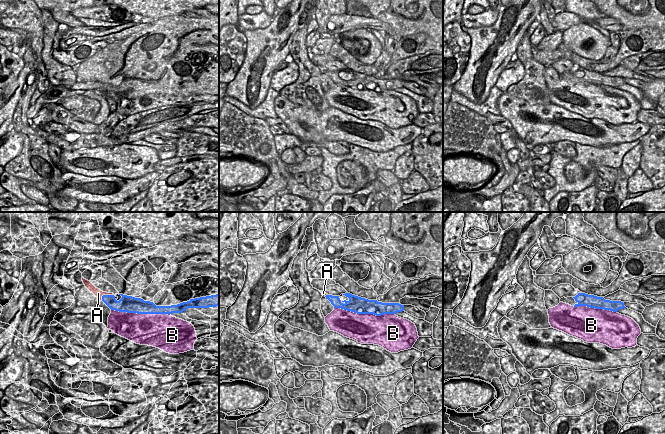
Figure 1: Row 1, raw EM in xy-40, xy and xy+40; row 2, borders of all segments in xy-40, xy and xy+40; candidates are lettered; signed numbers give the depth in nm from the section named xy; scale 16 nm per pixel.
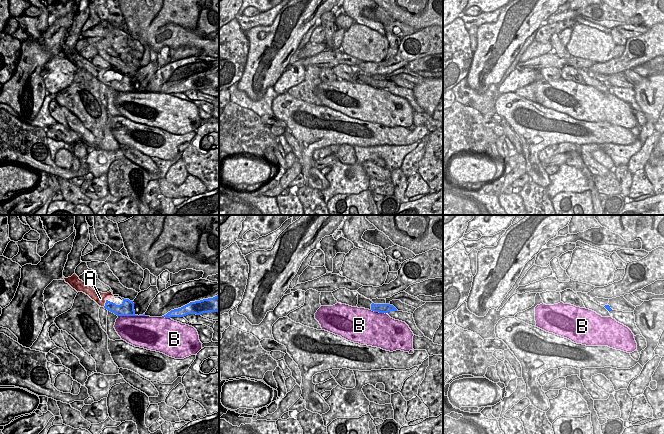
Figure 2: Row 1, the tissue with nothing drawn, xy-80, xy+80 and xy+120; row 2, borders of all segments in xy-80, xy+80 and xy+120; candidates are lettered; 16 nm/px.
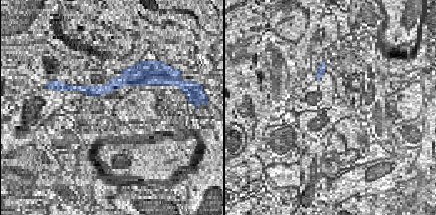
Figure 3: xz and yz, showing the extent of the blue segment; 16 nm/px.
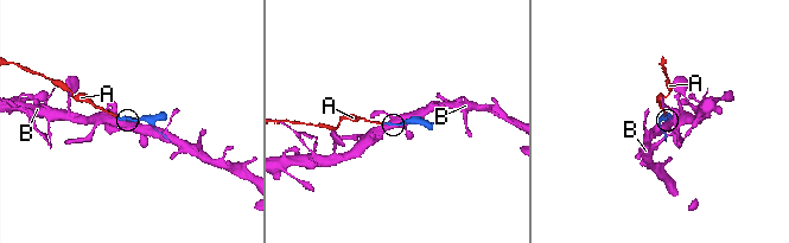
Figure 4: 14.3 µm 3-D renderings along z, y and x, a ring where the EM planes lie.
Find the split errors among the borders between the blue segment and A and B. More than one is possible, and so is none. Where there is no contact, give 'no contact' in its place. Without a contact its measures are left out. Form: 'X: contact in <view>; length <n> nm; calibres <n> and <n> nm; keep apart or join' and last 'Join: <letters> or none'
A: contact in xy-40; length 240 nm; calibres 180 and 140 nm; join
B: contact in xy; length 1000 nm; calibres 260 and 480 nm; keep apart
Join: A

